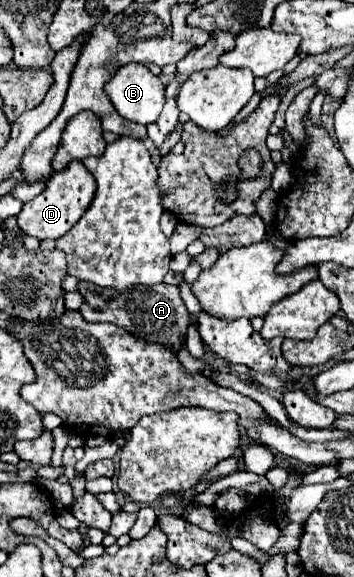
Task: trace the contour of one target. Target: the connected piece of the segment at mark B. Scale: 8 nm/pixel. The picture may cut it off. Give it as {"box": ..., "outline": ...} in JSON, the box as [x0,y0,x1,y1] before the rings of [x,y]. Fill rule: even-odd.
{"box":[106,62,164,124],"outline":[[[136,62],[120,66],[114,78],[106,84],[106,94],[122,118],[128,118],[138,124],[154,122],[164,106],[164,84],[144,64],[136,64]]]}

